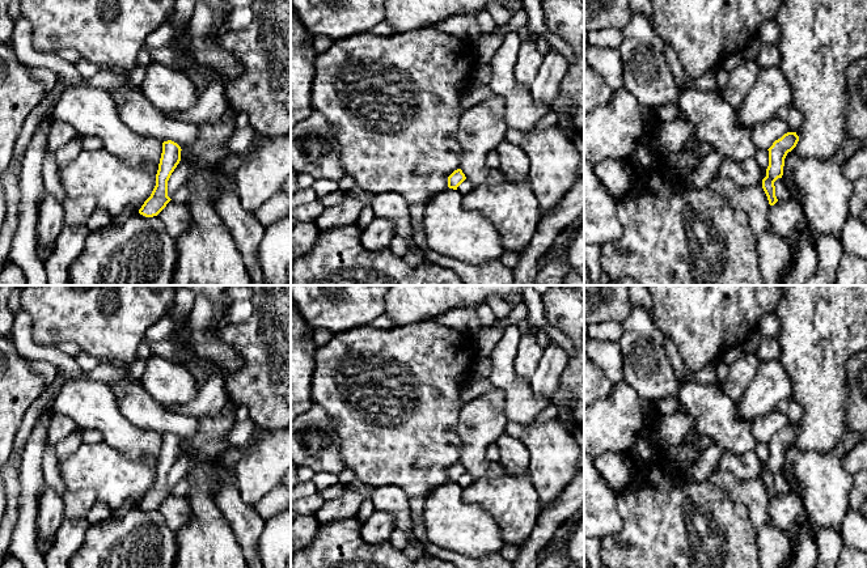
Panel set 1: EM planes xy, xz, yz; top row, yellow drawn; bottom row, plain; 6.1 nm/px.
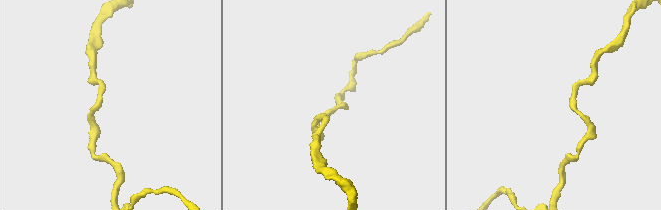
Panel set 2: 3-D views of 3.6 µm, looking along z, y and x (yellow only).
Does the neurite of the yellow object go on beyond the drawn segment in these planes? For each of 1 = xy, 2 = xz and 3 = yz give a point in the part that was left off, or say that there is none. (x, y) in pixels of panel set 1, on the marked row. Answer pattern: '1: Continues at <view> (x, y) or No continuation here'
1: No continuation here
2: No continuation here
3: No continuation here

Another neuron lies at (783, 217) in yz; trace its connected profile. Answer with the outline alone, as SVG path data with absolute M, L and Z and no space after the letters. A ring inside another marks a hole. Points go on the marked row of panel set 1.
M790 198L770 205L767 220L777 236L787 237L796 229L804 216L802 204Z

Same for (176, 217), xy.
M173 200L166 204L157 217L162 221L168 234L173 240L179 238L193 222L193 215L189 207Z

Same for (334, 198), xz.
M337 190L325 195L323 198L318 198L318 200L323 205L323 208L329 208L341 204L344 200L344 198L346 198L346 191Z

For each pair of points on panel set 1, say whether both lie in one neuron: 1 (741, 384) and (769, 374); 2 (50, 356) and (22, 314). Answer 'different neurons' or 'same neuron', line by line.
1: different neurons
2: same neuron

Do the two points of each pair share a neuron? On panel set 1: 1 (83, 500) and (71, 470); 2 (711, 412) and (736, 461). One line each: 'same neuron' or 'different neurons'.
1: different neurons
2: different neurons

